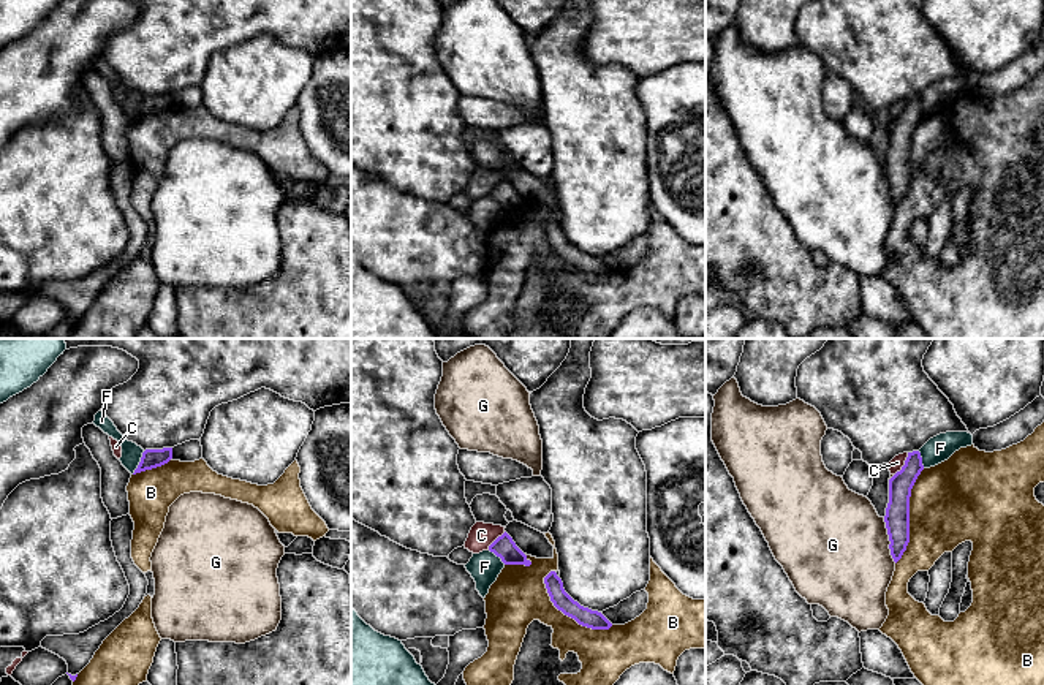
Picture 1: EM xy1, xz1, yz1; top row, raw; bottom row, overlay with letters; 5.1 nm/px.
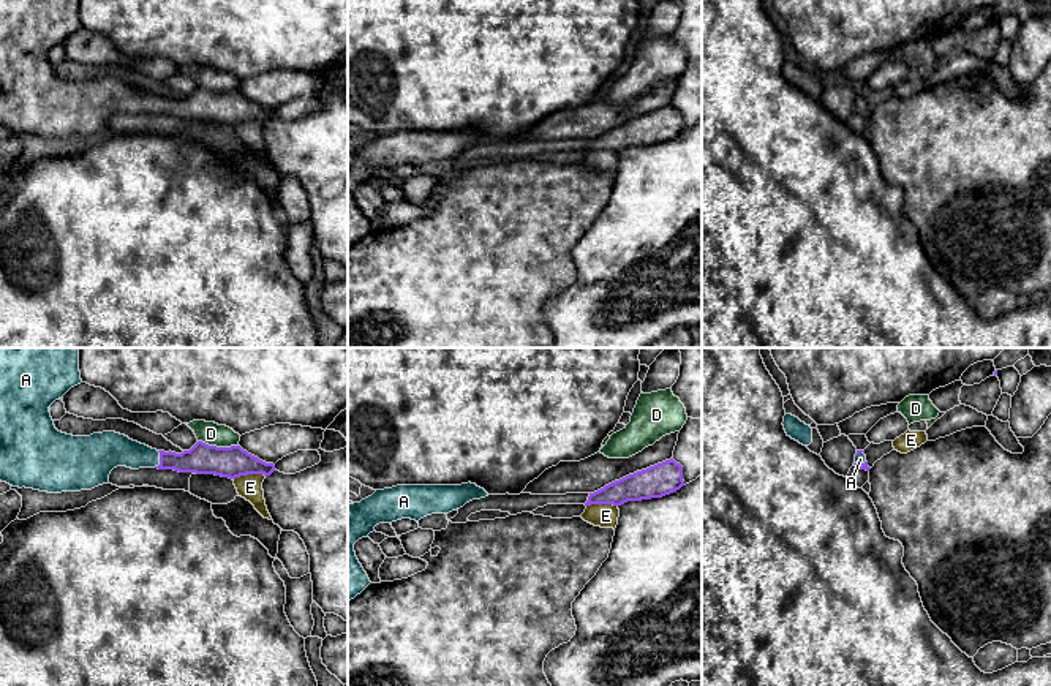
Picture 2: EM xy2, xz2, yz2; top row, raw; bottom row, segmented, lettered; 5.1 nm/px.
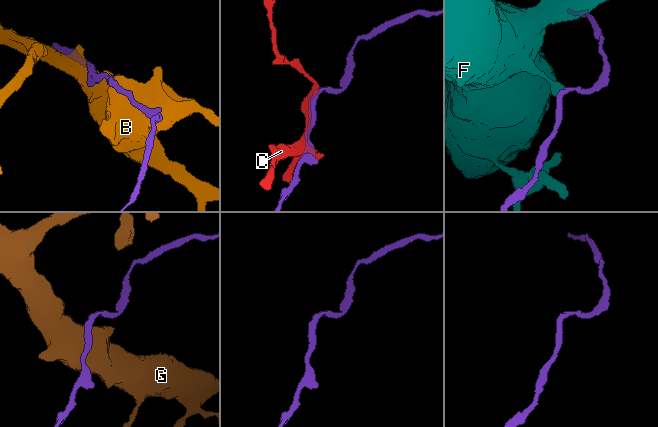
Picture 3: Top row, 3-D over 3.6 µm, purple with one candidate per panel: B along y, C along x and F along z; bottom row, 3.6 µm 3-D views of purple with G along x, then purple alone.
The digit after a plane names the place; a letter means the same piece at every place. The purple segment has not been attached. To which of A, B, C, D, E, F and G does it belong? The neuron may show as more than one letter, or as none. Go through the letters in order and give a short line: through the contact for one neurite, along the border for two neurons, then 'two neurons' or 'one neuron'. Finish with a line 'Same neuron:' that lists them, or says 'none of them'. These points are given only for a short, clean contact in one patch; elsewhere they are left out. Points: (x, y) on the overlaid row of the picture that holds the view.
A: line xy2 (201, 459), (160, 460), (113, 449); one neuron
B: two neurons
C: two neurons
D: two neurons
E: two neurons
F: line xy1 (144, 451), (132, 473); two neurons
G: two neurons
Same neuron: A

